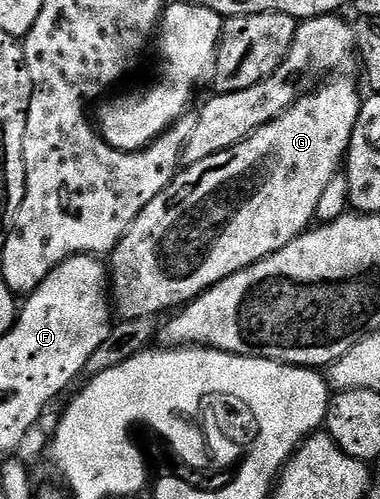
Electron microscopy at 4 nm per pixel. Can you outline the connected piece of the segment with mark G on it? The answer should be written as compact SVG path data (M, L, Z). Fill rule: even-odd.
M332 75L327 78L323 83L317 84L315 88L311 90L307 95L301 96L300 100L293 103L289 109L285 111L282 115L278 115L270 123L266 123L262 127L258 127L250 136L248 136L245 141L239 141L234 147L230 147L226 151L218 151L214 155L210 155L210 159L202 159L202 163L194 163L187 167L181 168L181 173L171 178L169 180L166 191L162 191L154 199L150 199L150 203L146 203L146 207L139 213L134 219L134 223L126 231L126 235L121 241L116 244L116 248L112 250L110 254L110 260L112 260L112 265L110 261L110 297L114 302L114 309L117 314L123 319L142 319L142 315L150 315L151 317L157 315L167 314L169 311L179 310L181 307L188 304L189 301L193 301L200 294L206 292L208 288L212 285L216 285L222 279L226 279L230 275L234 275L238 271L242 271L246 267L250 267L254 263L258 263L262 259L266 259L270 255L274 255L278 251L282 251L282 247L286 247L286 243L290 243L295 237L299 237L301 233L305 232L313 224L314 218L316 216L316 208L318 207L318 202L322 200L322 195L326 191L327 184L330 183L330 179L333 175L341 170L341 167L345 164L346 154L348 148L350 147L350 139L352 138L352 132L354 131L354 123L358 123L358 115L360 114L360 106L362 104L362 93L356 90L356 85L348 77L336 77L340 75Z

